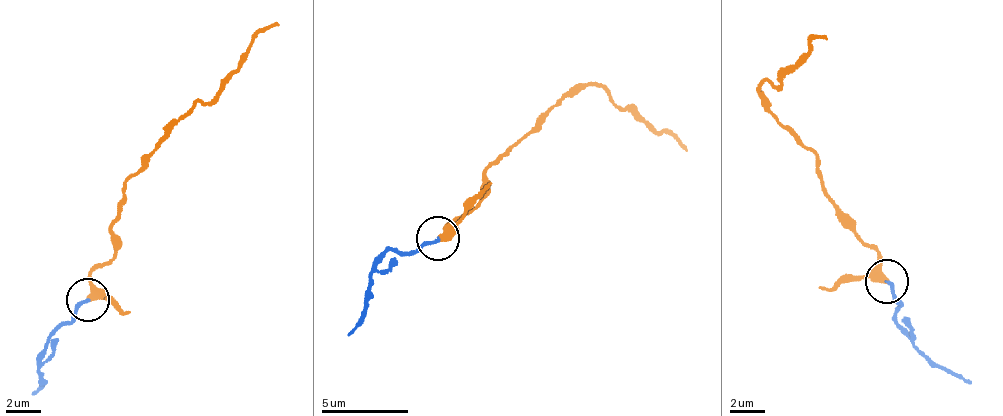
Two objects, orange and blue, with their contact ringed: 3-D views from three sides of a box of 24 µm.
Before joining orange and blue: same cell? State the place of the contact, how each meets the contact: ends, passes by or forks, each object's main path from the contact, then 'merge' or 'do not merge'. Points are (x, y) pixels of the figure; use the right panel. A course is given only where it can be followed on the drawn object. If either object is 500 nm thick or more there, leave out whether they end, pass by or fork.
place (886, 281); orange ends; blue ends; course orange (885, 280), (880, 256), (823, 191), (817, 155), (758, 93), (786, 78), (814, 37), (828, 38); course blue (885, 280), (900, 310), (897, 329), (907, 340), (970, 384); merge

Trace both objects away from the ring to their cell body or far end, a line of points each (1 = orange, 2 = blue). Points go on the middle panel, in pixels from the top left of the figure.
1: (439, 237), (480, 197), (495, 160), (557, 104), (588, 84), (627, 113), (671, 135), (688, 152)
2: (439, 237), (398, 253), (385, 254), (374, 265), (364, 320), (349, 335)

